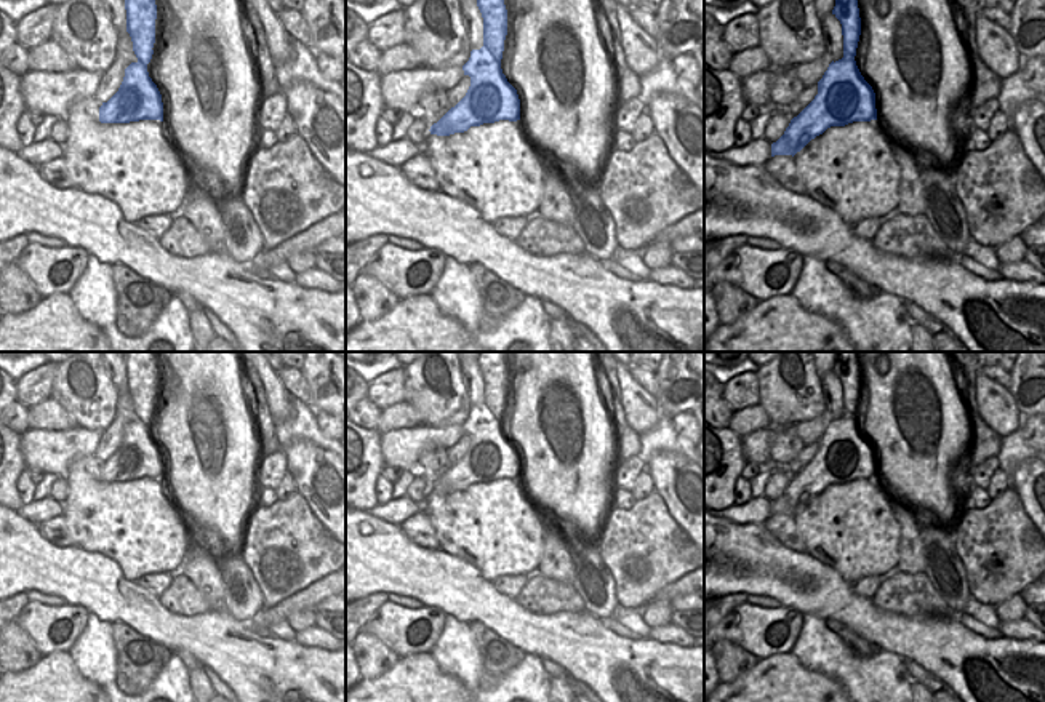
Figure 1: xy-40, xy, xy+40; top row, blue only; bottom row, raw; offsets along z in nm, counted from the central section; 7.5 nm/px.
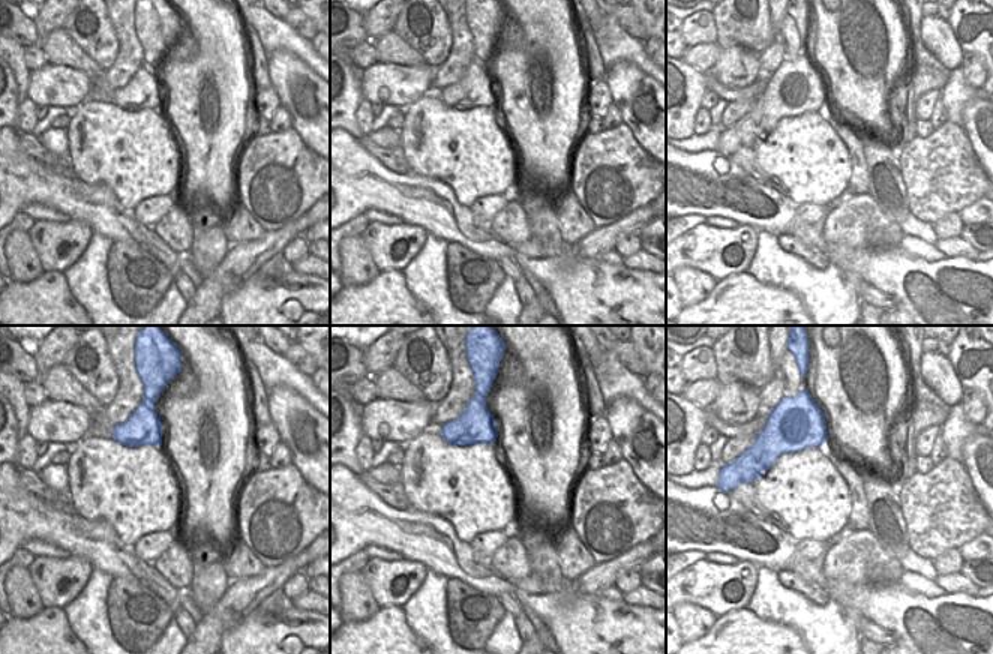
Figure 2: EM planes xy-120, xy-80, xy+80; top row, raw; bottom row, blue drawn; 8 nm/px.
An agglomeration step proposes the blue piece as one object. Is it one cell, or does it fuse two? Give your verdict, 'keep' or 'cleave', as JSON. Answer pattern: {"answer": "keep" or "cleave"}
{"answer": "cleave"}

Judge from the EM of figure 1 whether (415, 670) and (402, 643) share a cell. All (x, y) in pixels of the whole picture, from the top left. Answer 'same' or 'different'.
different

